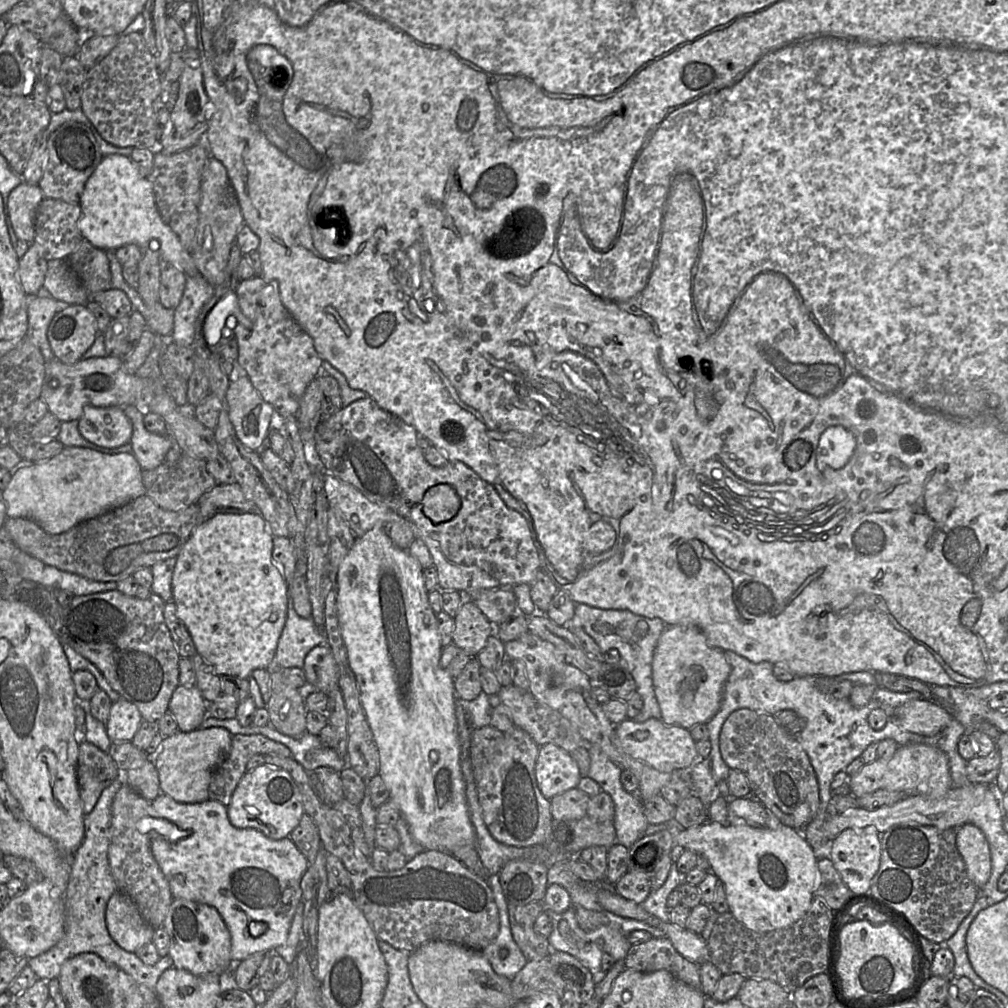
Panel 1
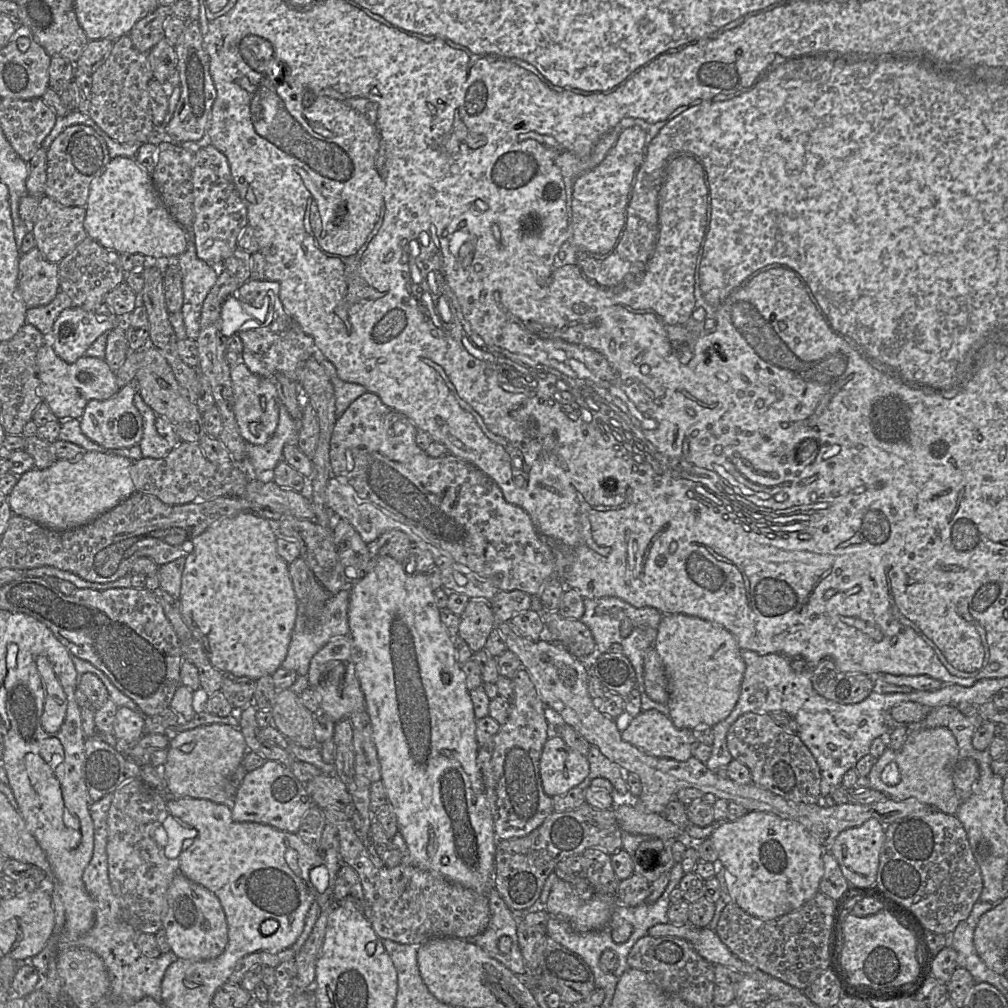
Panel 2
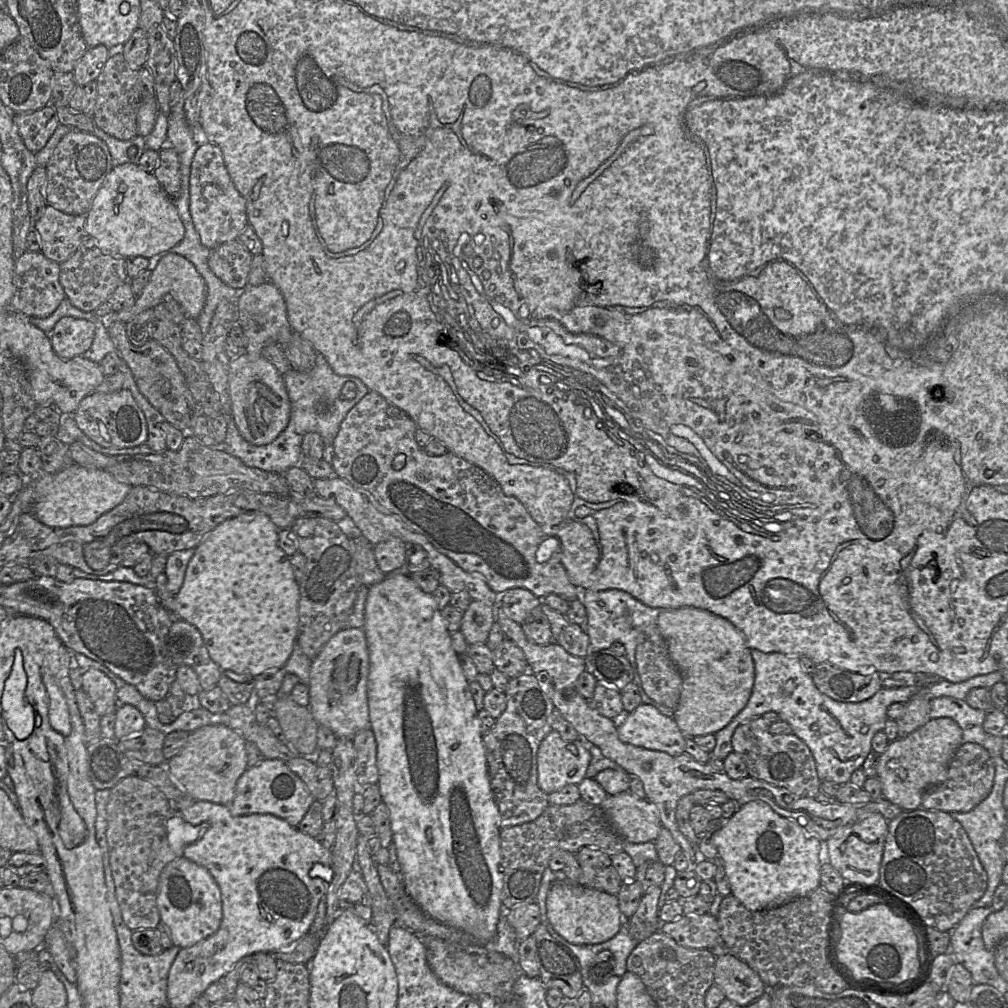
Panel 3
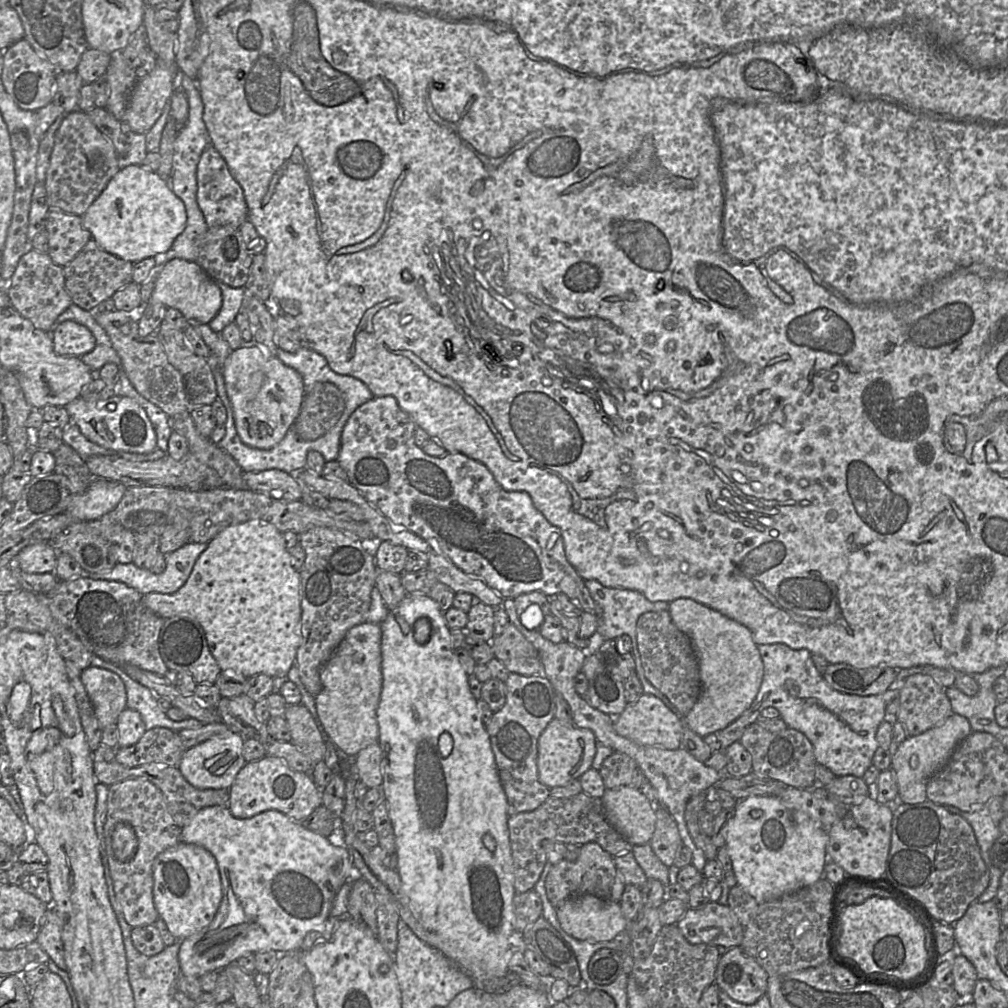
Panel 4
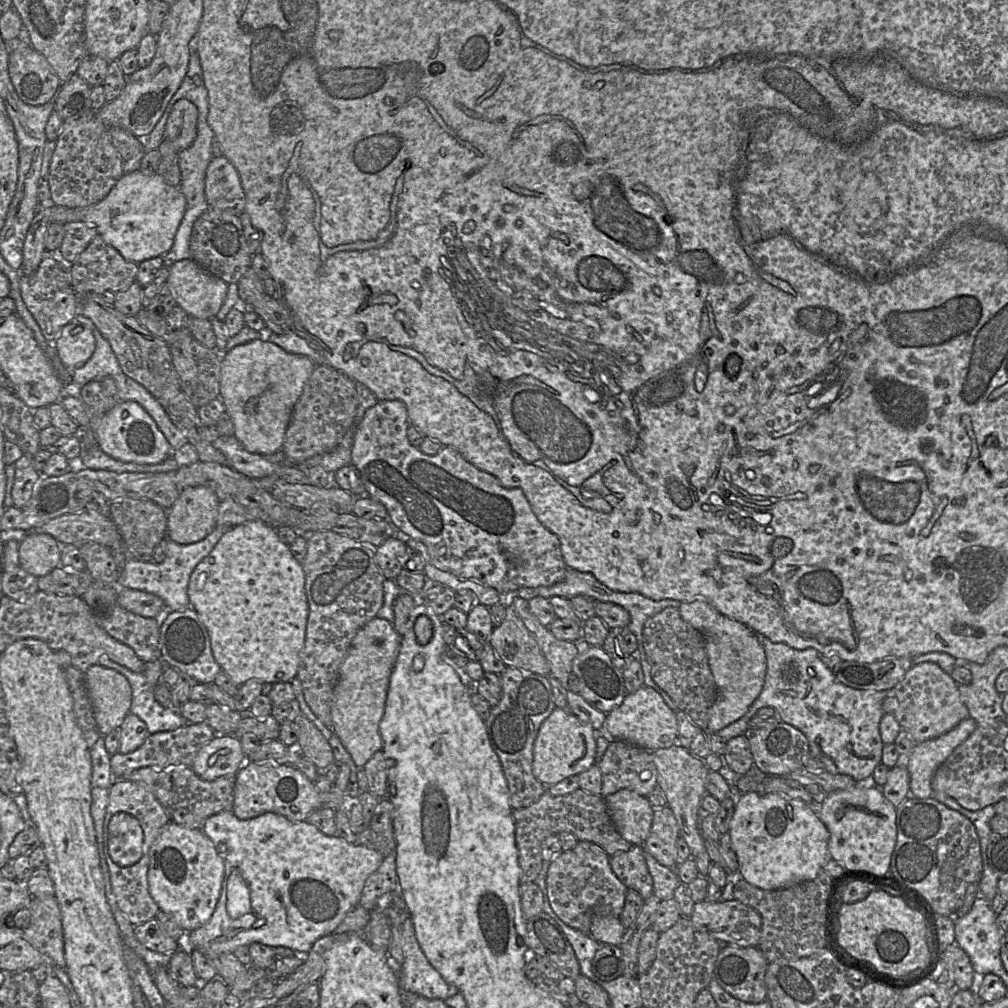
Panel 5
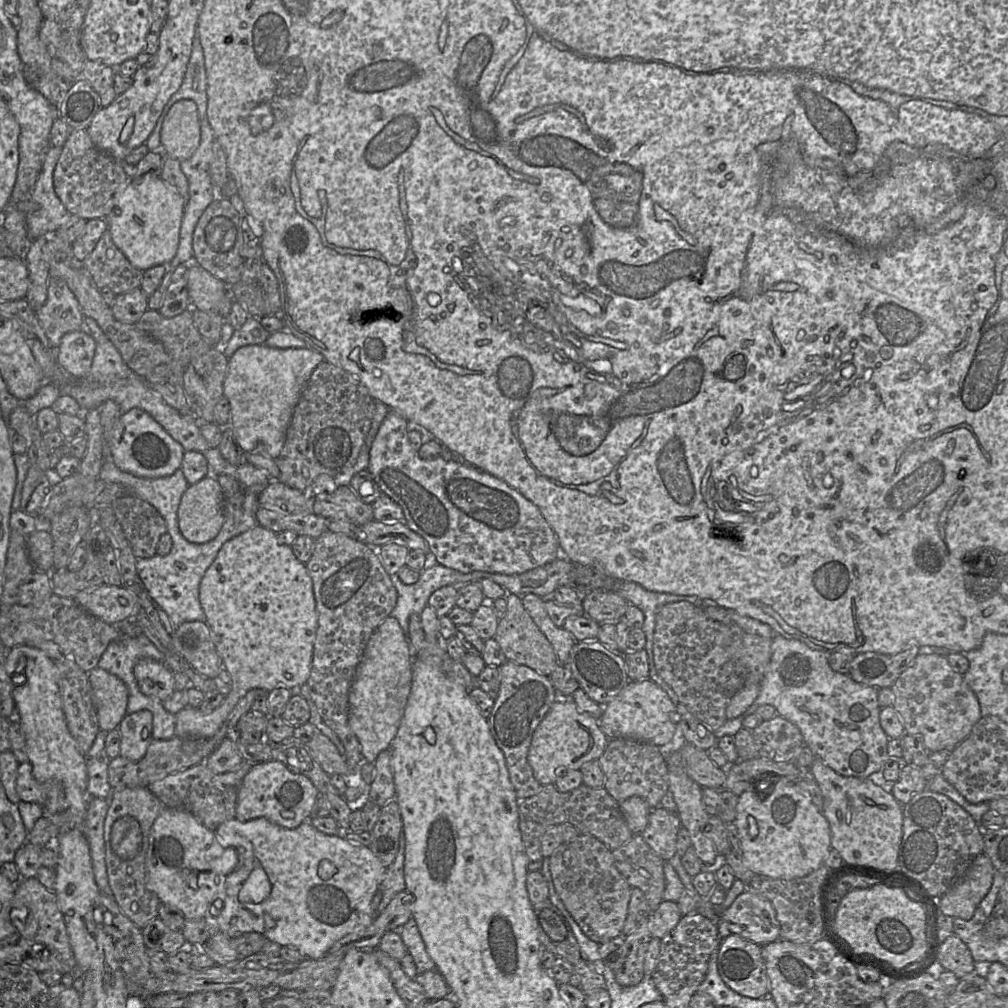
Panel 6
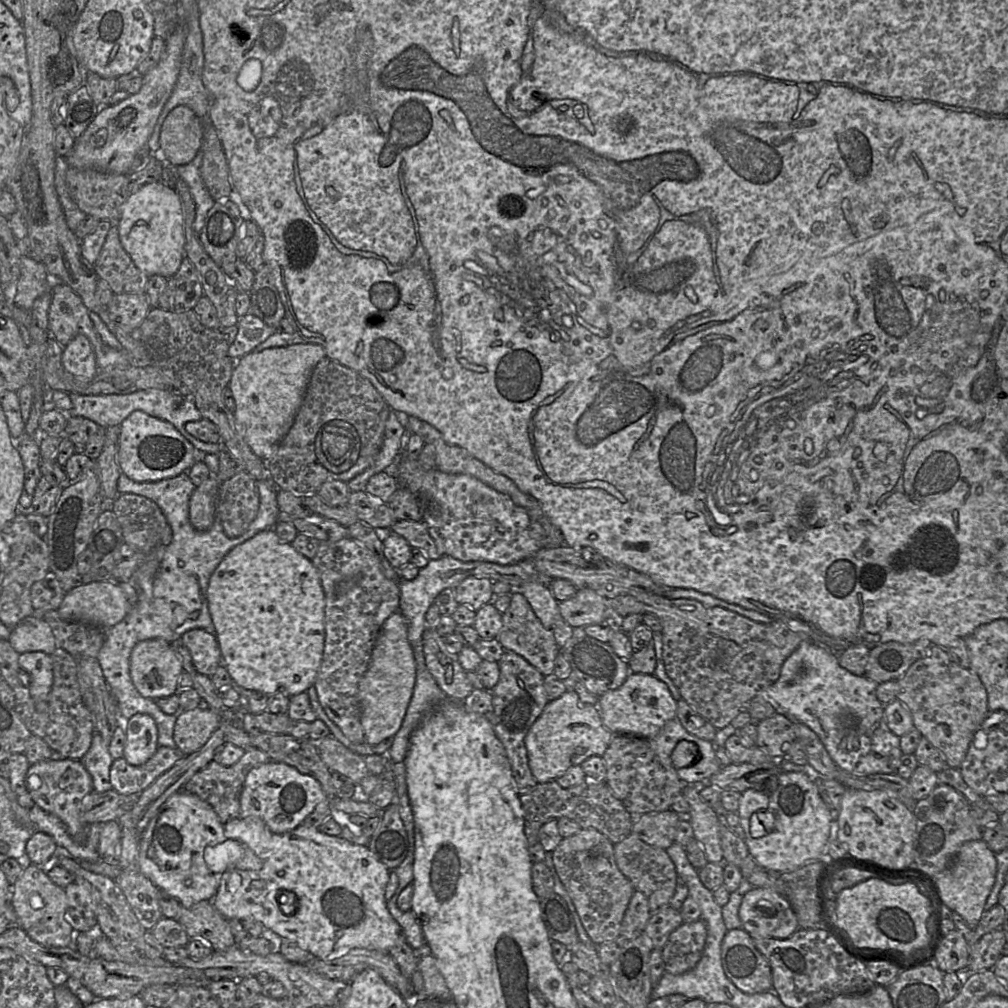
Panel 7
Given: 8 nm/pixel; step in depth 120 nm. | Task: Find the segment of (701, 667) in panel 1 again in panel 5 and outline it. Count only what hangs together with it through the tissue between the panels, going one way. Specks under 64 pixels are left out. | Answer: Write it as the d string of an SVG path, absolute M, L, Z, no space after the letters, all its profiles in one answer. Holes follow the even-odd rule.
M704 600L684 601L678 610L682 619L699 631L705 640L709 667L717 687L717 697L709 710L706 731L709 734L716 734L719 730L743 717L761 693L766 676L766 656L761 645L761 638L766 637L755 634L743 623L721 614Z

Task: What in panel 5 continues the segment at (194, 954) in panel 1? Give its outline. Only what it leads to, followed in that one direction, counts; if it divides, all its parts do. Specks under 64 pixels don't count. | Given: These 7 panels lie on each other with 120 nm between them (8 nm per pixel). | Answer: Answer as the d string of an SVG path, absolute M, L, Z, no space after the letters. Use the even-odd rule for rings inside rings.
M169 821L150 848L150 895L159 909L171 915L185 932L196 930L210 920L220 898L224 875L224 860L202 830Z

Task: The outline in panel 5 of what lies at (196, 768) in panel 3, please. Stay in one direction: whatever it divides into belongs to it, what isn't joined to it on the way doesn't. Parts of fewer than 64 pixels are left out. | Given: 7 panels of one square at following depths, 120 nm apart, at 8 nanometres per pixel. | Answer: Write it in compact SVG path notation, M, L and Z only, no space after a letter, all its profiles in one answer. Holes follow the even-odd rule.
M216 735L200 749L191 768L200 778L212 781L236 774L246 760L248 756L243 752L240 738L235 735Z

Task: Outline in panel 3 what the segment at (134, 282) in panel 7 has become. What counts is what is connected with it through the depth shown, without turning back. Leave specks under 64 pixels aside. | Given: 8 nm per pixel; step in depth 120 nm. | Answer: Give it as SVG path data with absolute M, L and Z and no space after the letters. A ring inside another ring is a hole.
M89 237L79 246L76 252L65 262L60 263L59 281L66 298L78 309L93 312L128 280L125 259L113 257L102 251Z

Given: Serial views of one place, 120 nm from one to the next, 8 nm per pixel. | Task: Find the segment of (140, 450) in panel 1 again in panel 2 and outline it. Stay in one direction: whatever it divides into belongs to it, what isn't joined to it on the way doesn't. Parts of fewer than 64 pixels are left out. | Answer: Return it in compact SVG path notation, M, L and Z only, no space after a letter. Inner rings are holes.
M139 390L135 393L133 402L139 410L143 421L143 436L138 444L142 456L156 459L167 456L172 448L167 441L160 436L155 427L157 414L144 402Z

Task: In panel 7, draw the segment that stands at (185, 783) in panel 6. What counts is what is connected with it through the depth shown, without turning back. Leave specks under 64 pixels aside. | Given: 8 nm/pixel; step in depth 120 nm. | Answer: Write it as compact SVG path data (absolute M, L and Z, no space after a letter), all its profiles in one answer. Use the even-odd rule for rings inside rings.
M257 747L247 749L243 757L231 766L223 766L213 760L204 769L197 772L185 784L183 790L195 794L208 802L217 813L220 821L225 825L229 821L240 817L240 796L247 774L253 768L270 761L268 754Z

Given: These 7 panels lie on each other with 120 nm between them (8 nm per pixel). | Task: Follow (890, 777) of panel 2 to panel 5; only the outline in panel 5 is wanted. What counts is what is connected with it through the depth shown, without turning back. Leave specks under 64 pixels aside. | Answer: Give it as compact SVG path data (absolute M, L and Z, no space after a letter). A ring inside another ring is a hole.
M969 717L946 733L915 744L906 759L910 775L910 796L919 799L932 797L931 782L936 770L976 727L975 720Z

